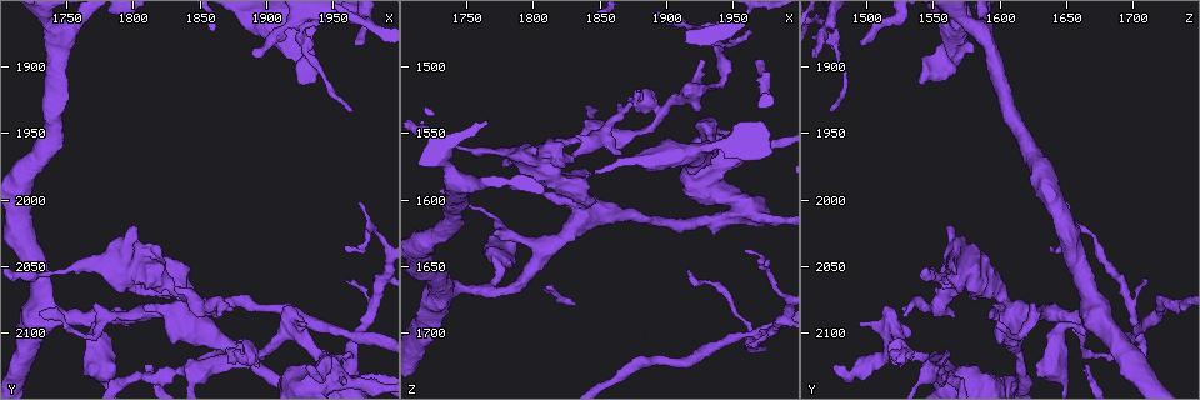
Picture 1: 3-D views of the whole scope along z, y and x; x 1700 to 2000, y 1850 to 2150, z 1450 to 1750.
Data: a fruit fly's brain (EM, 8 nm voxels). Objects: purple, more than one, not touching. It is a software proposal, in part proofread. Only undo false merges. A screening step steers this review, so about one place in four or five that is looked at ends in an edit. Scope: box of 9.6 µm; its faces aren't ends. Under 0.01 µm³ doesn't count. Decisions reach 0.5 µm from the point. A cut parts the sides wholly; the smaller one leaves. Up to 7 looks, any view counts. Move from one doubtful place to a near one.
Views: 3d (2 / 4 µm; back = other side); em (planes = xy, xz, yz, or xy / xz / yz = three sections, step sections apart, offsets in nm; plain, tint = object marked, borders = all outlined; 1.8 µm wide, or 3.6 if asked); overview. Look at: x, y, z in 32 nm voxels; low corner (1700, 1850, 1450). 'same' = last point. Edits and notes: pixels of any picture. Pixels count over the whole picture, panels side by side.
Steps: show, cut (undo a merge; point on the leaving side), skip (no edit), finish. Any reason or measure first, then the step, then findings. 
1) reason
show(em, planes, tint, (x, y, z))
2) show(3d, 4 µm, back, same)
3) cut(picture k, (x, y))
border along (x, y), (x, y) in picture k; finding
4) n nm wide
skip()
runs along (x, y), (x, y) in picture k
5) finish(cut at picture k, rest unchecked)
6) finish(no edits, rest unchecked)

looks like a crossing
show(3d, 4 µm, (1970, 2100, 1700))

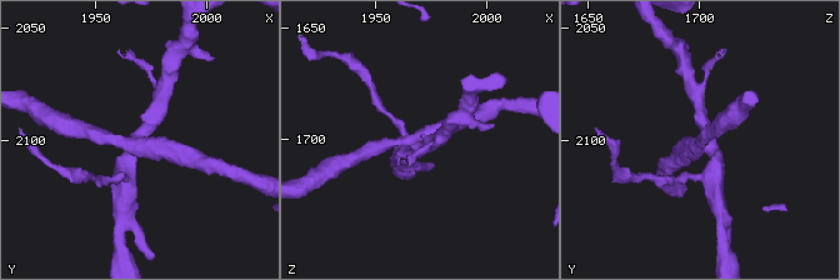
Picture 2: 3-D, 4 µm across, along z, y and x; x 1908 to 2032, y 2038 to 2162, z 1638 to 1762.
now the EM
show(em, xy, step 16, tint, (1969, 2101, 1701))

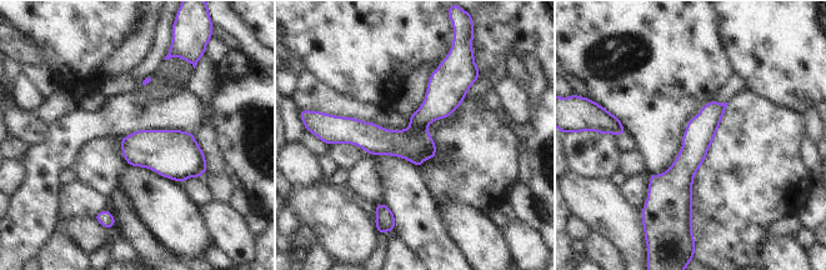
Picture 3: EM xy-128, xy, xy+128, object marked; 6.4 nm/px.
190 nm wide
cut(picture 3, (405, 144))
two neurons meet here

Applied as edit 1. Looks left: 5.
sharp bend
show(em, xz, step 4, tint, (1850, 2082, 1554))

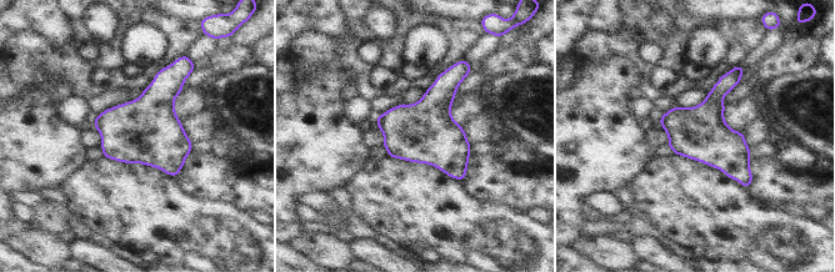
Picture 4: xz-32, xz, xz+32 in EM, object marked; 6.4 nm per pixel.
show(em, planes, tint, same)

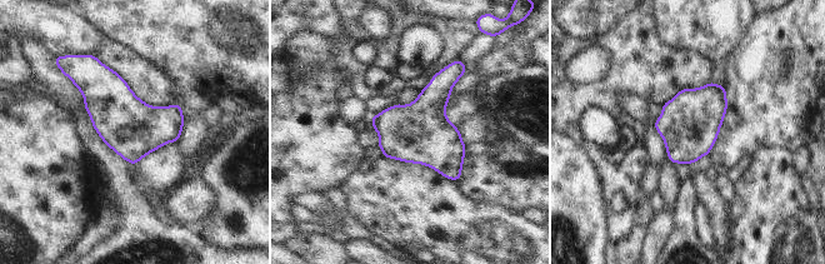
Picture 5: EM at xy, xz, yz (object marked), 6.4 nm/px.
skip()
all the same neuron

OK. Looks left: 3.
arms part here
show(em, planes, tint, (1898, 2116, 1536))

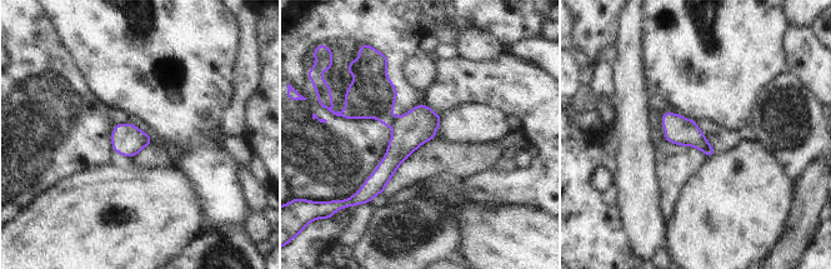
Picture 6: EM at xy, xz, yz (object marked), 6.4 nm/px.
190 nm wide
cut(picture 6, (371, 95))
two neurons meet here

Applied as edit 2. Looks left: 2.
finish(cut at picture 3, cut at picture 6, rest unchecked)

